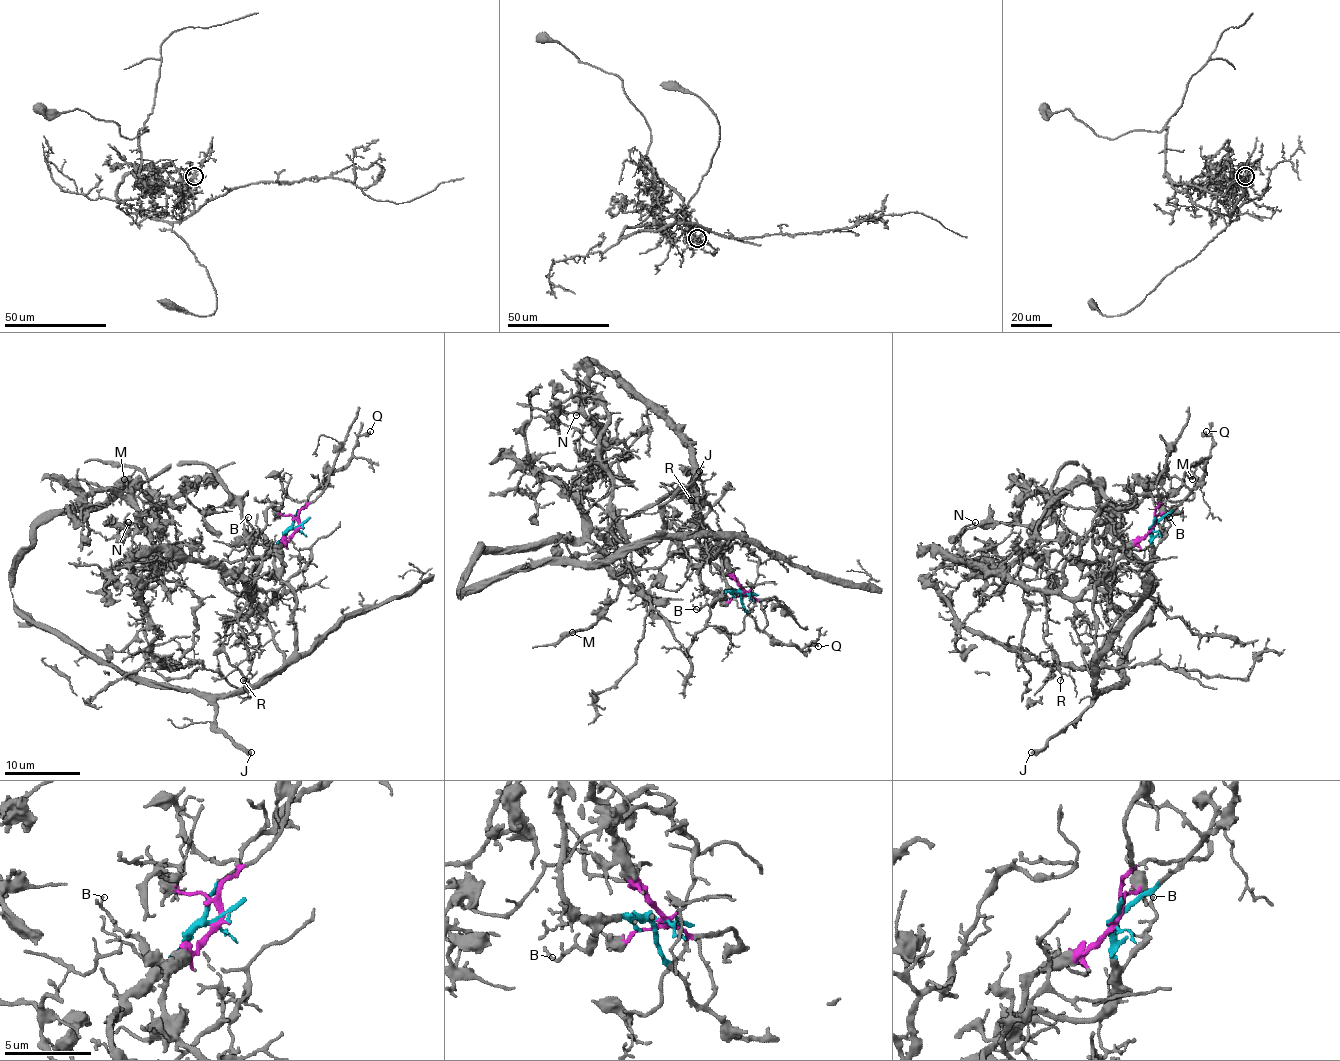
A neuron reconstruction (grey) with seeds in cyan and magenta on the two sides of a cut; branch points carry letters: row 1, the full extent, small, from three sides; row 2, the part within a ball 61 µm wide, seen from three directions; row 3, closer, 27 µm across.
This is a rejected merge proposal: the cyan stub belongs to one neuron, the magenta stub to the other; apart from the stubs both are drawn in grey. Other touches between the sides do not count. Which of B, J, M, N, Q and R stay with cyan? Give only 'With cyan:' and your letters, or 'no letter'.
With cyan: B, Q, R

